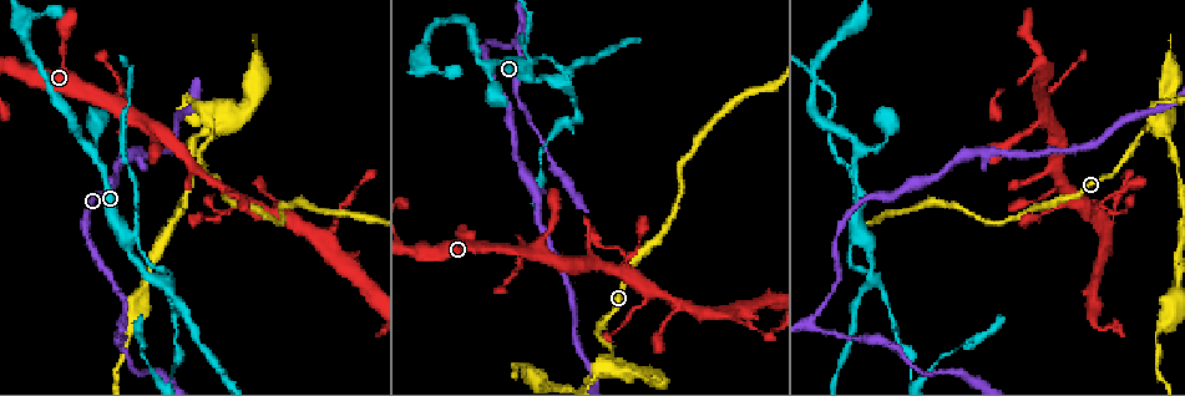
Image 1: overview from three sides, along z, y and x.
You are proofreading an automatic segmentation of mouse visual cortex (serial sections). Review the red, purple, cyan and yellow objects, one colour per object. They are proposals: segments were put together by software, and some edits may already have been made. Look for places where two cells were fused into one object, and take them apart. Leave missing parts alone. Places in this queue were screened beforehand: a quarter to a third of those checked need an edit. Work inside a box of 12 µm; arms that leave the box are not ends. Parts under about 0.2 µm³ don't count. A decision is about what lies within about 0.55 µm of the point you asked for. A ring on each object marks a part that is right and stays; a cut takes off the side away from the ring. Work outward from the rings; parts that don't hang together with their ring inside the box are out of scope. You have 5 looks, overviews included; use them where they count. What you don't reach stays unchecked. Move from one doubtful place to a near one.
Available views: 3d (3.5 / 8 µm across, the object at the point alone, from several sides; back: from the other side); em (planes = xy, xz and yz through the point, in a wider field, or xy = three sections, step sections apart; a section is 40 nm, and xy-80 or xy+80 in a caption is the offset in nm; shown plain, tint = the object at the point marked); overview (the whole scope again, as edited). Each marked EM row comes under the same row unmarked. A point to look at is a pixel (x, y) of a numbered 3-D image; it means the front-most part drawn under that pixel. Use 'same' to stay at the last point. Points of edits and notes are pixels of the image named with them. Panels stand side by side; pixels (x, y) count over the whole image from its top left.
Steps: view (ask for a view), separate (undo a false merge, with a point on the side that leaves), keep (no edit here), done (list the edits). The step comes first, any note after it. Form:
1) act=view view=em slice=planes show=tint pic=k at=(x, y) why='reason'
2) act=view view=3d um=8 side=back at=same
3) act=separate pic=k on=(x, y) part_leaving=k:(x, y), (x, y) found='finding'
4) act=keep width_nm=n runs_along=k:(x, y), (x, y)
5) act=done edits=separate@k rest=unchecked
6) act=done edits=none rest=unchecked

act=view view=3d um=3.5 pic=1 at=(523, 70) why='arms part here'

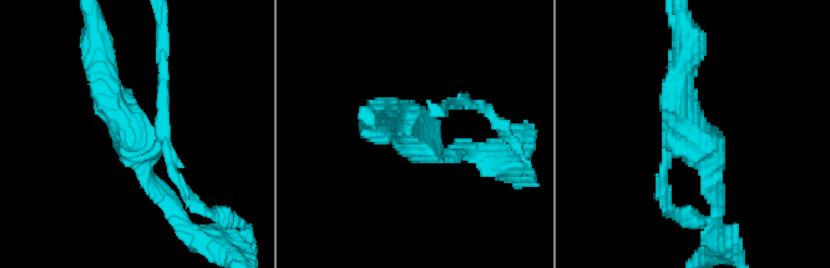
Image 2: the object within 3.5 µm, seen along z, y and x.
act=view view=em slice=xy step=1 show=tint pic=2 at=(128, 125) why='shape alone is not enough'

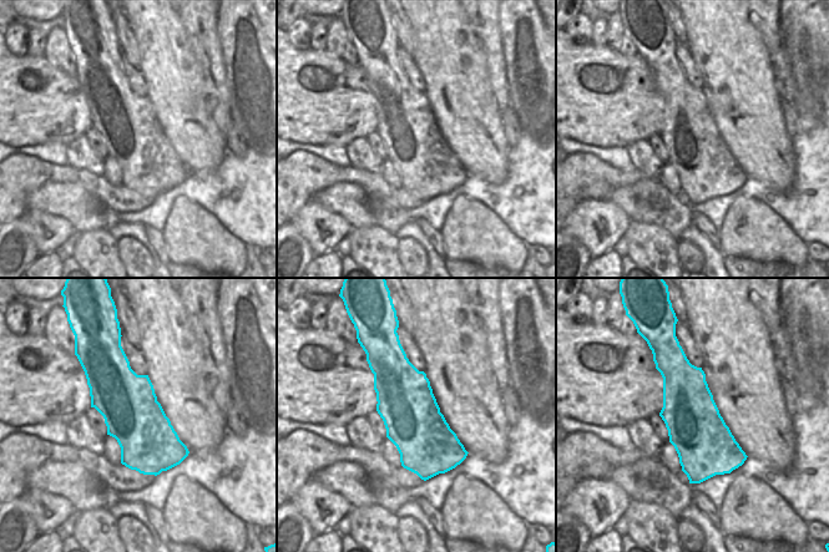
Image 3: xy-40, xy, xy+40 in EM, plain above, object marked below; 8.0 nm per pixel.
act=separate pic=2 on=(223, 222) found='two cells meet here'

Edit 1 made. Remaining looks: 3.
act=view view=3d um=3.5 pic=1 at=(610, 366) why='four or more arms meet'

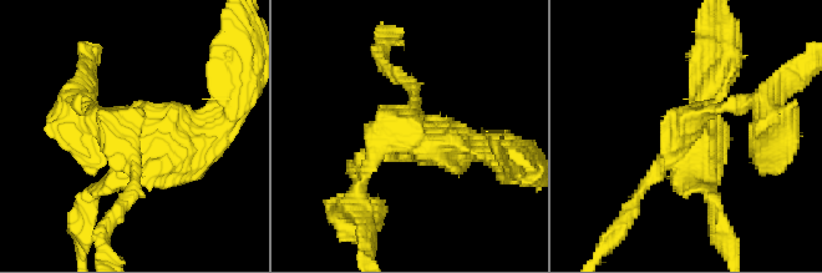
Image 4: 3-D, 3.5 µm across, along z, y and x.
act=view view=em slice=xy step=2 show=tint pic=4 at=(409, 133)

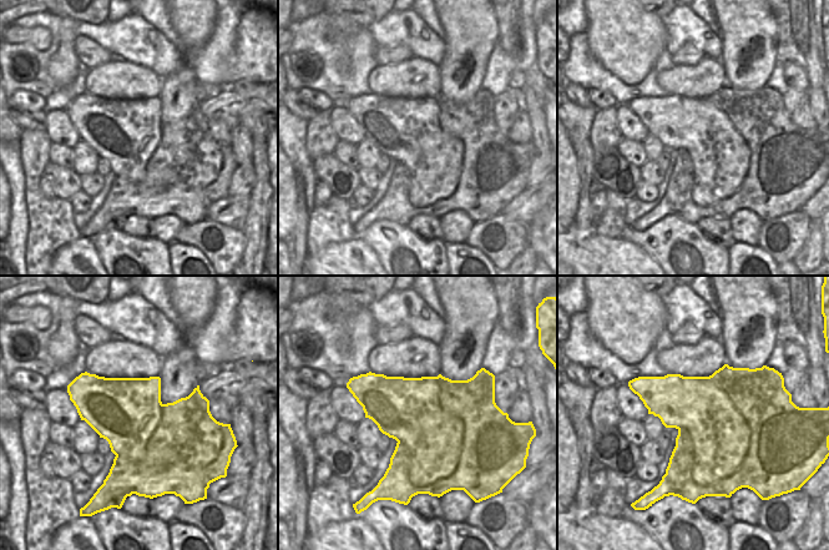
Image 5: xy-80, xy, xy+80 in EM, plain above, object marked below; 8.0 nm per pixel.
act=view view=em slice=planes show=tint at=same

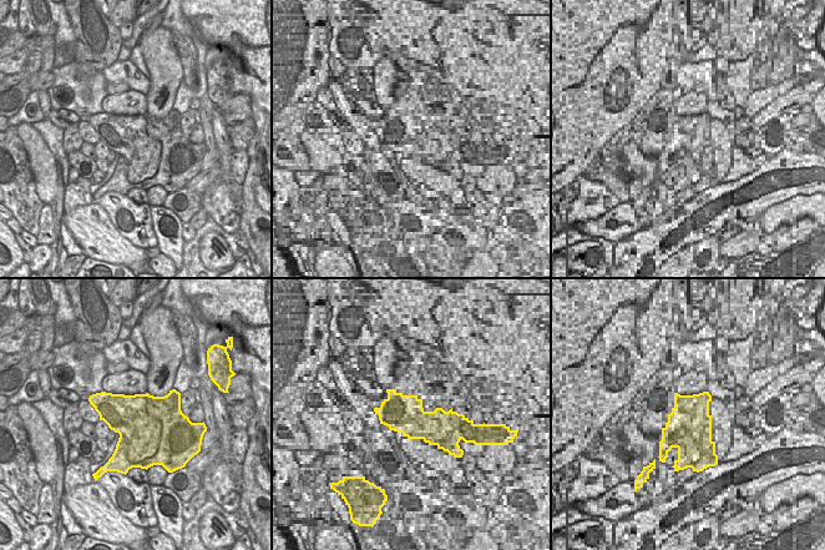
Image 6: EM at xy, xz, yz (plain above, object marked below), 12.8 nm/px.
act=separate pic=4 on=(472, 138) part_leaving=4:(690, 158), (731, 251) found='two cells meet here'

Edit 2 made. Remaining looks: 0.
act=done edits=separate@2,separate@4 rest=unchecked

